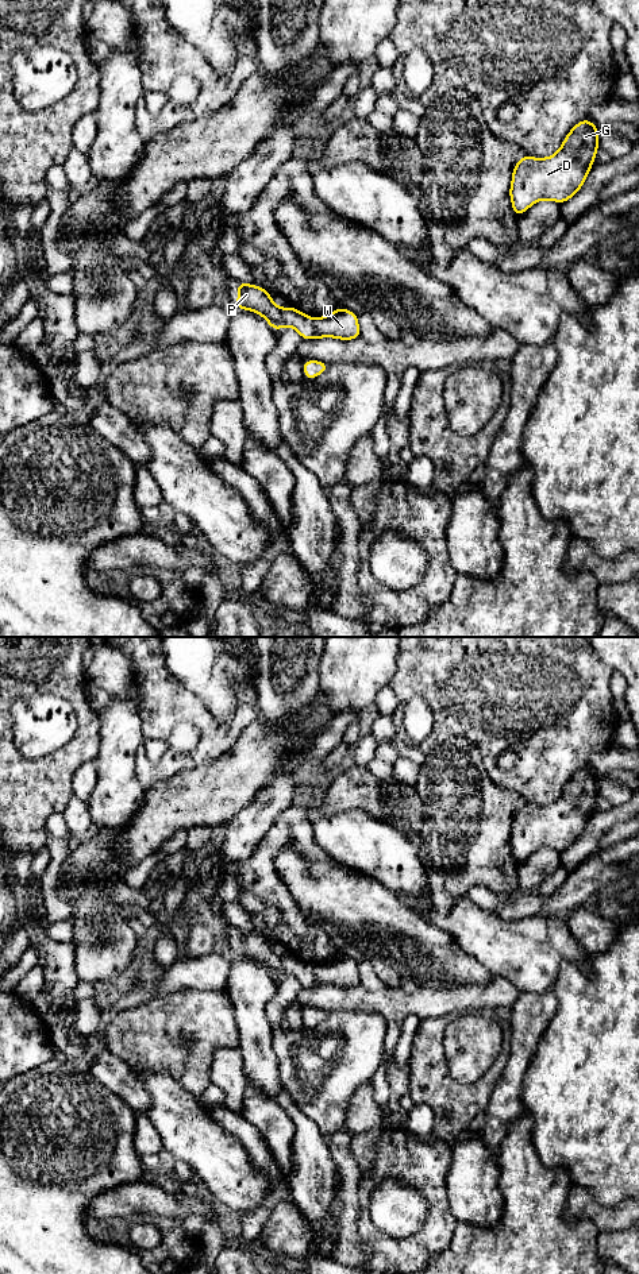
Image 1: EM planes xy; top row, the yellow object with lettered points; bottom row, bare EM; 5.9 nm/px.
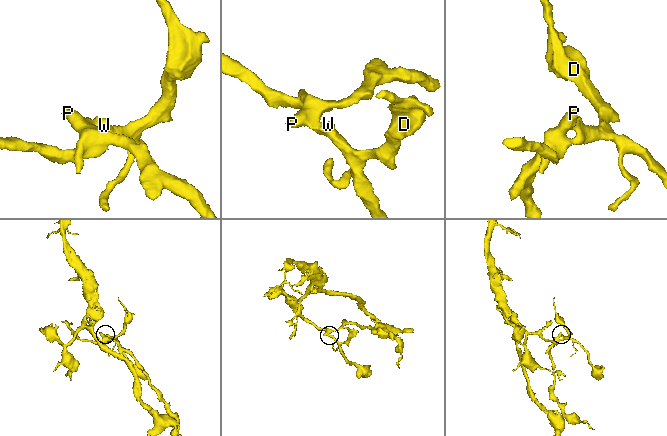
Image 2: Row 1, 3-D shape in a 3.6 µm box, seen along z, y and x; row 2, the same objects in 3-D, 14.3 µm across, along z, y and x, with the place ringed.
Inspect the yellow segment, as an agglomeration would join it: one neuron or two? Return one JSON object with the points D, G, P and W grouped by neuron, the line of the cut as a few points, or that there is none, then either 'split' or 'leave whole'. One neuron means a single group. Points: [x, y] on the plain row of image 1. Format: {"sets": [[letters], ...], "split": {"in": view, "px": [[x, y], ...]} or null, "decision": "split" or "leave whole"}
{"sets": [["D", "G", "W"], ["P"]], "split": {"in": "xy", "px": [[314, 968], [315, 984]]}, "decision": "split"}

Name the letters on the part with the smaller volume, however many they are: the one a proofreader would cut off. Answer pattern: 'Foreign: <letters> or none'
Foreign: P

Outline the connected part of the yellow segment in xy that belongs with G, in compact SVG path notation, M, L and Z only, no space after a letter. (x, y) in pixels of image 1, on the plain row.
M585 767L571 776L554 803L524 803L512 819L509 843L515 864L540 848L570 848L585 831L597 798L598 776Z

